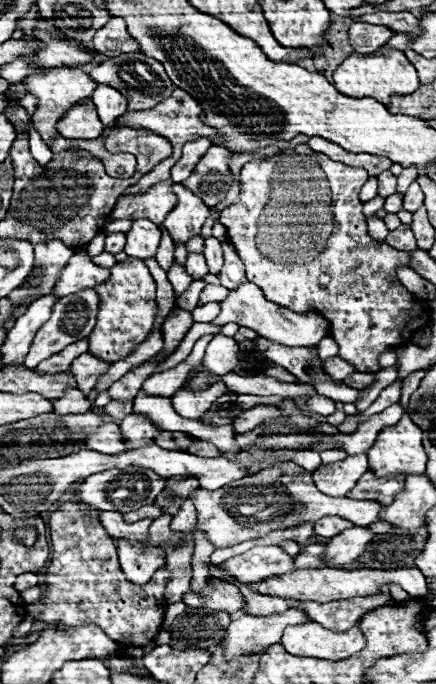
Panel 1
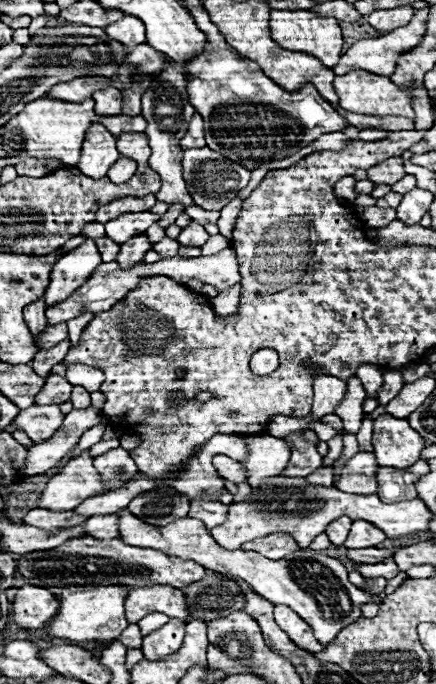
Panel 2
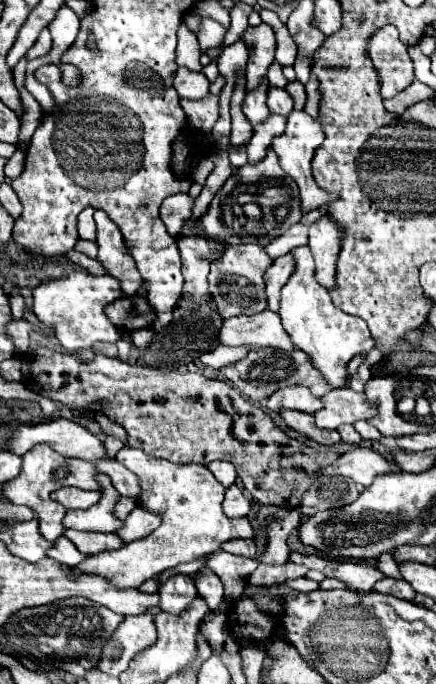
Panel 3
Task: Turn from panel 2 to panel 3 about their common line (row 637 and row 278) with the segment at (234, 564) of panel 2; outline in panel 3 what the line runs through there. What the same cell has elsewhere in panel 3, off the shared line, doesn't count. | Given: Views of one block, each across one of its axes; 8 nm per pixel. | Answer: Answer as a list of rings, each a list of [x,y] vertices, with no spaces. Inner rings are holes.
[[[324,214],[310,226],[308,246],[316,262],[316,280],[328,292],[332,292],[336,286],[336,256],[340,250],[340,232],[328,214]]]

